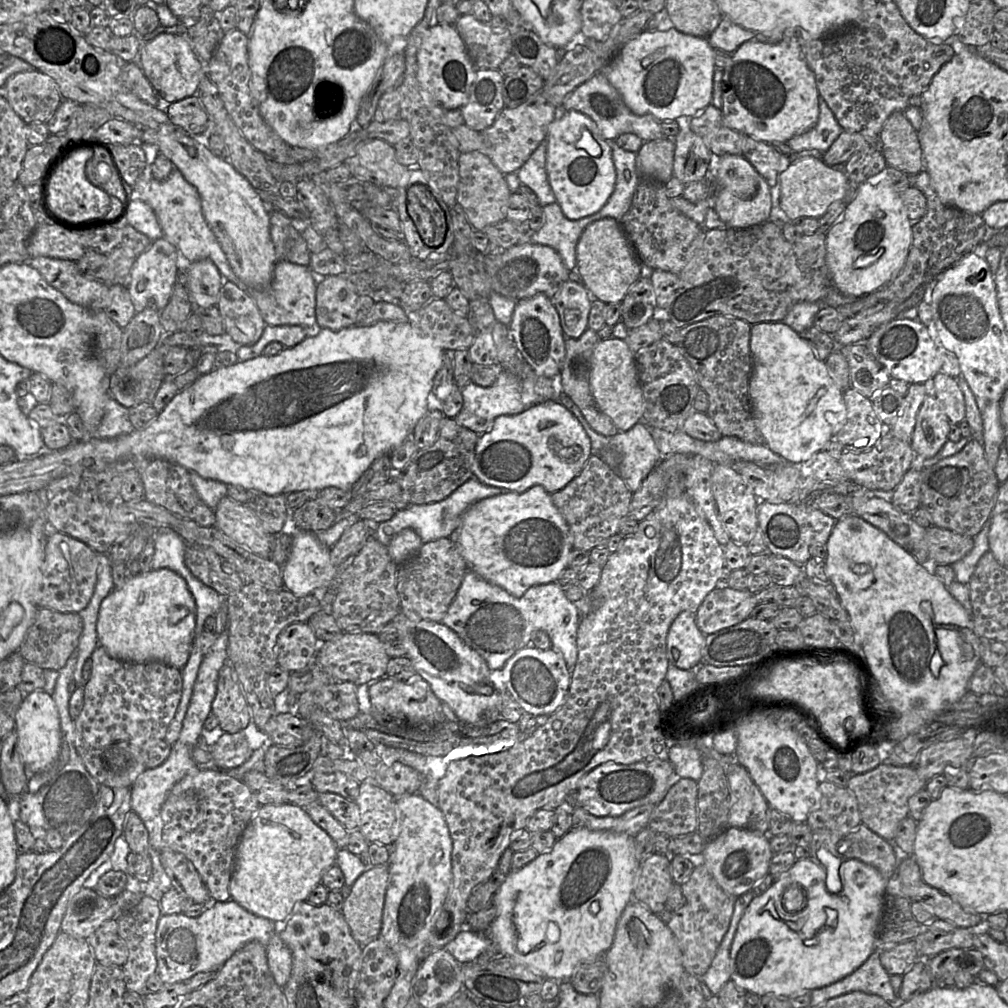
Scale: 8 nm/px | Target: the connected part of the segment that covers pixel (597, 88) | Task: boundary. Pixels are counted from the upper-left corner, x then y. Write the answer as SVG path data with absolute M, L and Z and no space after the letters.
M602 72L595 74L573 90L563 102L561 109L564 111L574 110L591 118L606 141L615 141L618 136L624 133L635 134L644 142L660 139L664 136L660 126L663 121L659 121L651 114L634 114Z

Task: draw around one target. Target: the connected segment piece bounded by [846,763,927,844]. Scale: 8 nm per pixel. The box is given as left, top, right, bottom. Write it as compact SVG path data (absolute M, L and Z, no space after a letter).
M881 763L868 772L852 775L846 787L857 799L861 823L892 844L898 824L909 816L909 798L924 789L926 784L927 781L919 775L915 766Z

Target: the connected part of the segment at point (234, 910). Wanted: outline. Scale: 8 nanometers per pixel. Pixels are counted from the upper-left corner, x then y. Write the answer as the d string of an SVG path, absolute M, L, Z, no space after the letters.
M232 899L210 901L197 917L189 917L185 912L161 915L156 928L156 971L165 984L185 982L197 973L217 971L250 941L258 941L266 947L273 934L273 921L249 912Z

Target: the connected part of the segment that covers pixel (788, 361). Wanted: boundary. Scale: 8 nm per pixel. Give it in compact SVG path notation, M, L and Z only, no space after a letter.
M783 322L752 325L750 349L752 375L749 395L754 420L765 439L765 445L786 461L807 466L845 424L847 410L844 392L837 387L826 362L818 359L808 342Z

